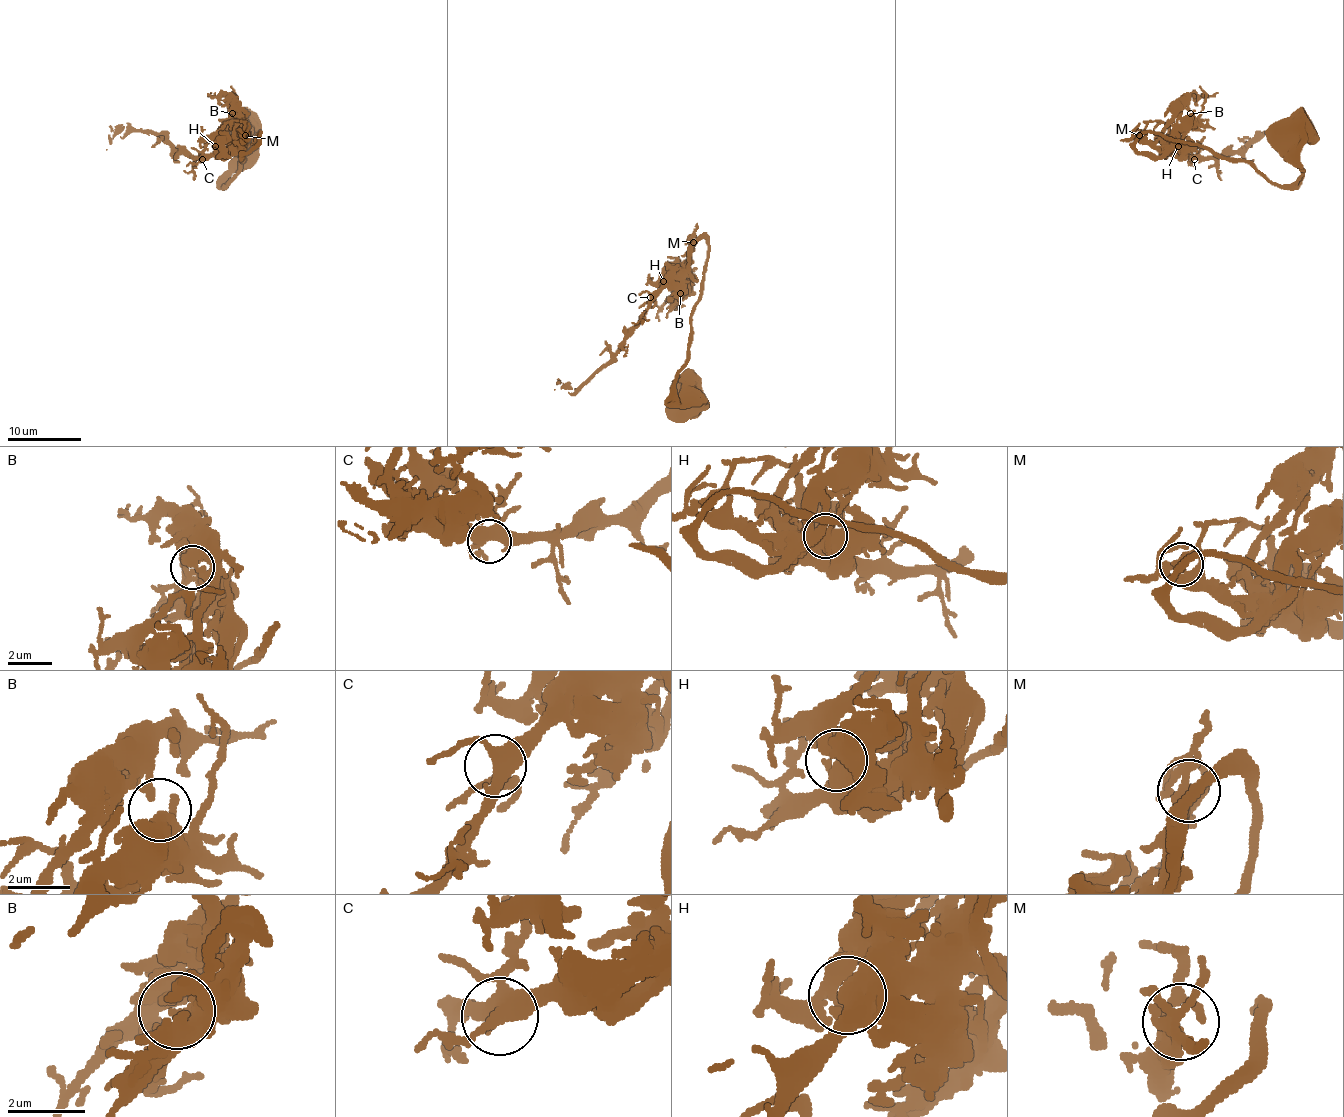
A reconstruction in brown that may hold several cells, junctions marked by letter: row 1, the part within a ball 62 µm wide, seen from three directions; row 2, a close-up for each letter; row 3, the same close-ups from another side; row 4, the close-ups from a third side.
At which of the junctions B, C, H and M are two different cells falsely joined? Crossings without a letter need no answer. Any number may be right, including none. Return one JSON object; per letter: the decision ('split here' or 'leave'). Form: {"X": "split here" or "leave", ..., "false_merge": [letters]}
{"B": "leave", "C": "leave", "H": "leave", "M": "leave", "false_merge": []}

